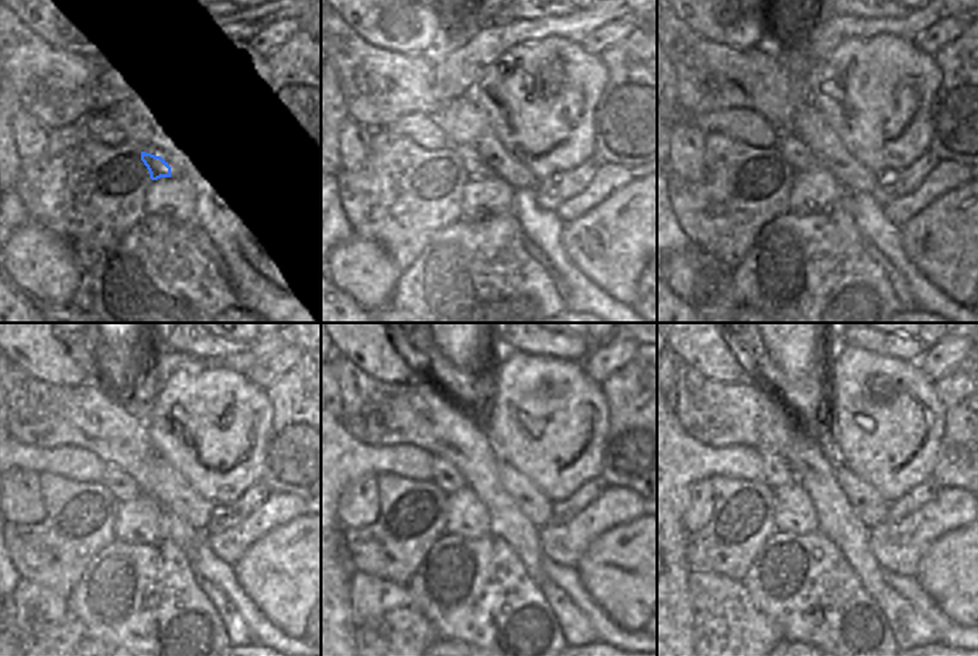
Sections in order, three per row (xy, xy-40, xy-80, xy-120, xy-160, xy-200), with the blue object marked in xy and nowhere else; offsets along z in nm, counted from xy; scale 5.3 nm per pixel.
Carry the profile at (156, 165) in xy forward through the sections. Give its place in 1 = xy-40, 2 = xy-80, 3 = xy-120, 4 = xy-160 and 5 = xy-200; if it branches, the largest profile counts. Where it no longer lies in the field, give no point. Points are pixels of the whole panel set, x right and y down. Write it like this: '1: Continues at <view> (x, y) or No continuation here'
1: Continues at xy-40 (474, 165)
2: Continues at xy-80 (794, 150)
3: Continues at xy-120 (117, 482)
4: Continues at xy-160 (444, 475)
5: Continues at xy-200 (776, 473)

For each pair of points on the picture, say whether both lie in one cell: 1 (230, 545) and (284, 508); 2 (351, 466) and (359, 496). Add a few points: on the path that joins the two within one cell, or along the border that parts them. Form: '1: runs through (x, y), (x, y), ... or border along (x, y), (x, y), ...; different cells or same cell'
1: runs through (243, 535), (270, 515); same cell
2: border along (374, 473), (353, 481), (342, 491), (336, 506); different cells

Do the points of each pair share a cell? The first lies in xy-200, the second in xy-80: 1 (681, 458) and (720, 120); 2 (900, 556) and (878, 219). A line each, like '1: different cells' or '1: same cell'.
1: same cell
2: different cells

